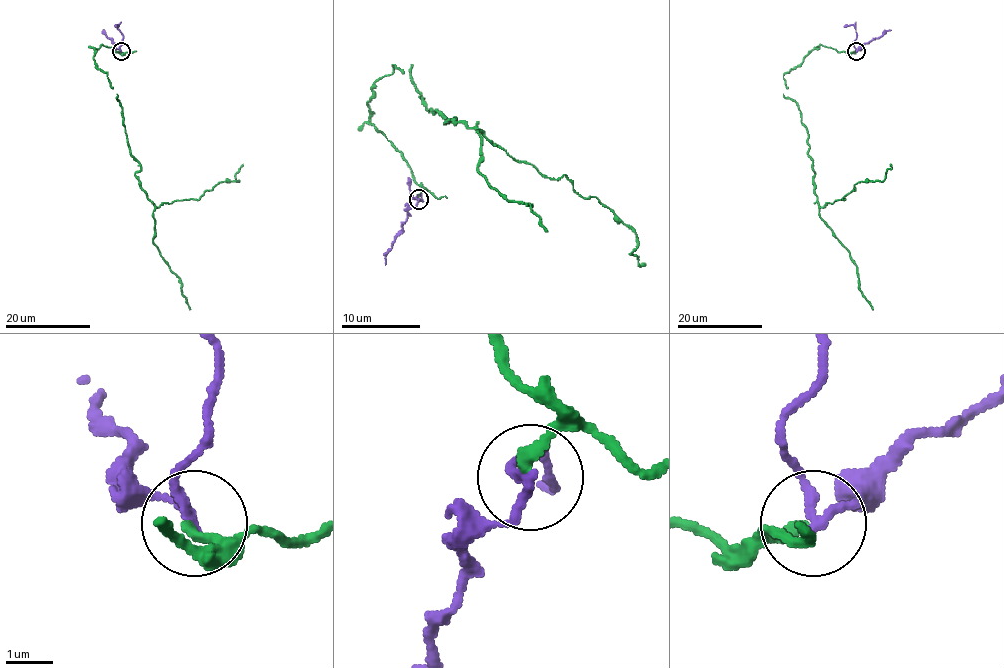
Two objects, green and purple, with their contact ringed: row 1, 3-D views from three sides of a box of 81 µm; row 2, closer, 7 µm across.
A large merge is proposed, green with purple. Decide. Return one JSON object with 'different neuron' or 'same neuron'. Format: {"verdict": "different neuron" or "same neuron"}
{"verdict": "different neuron"}

